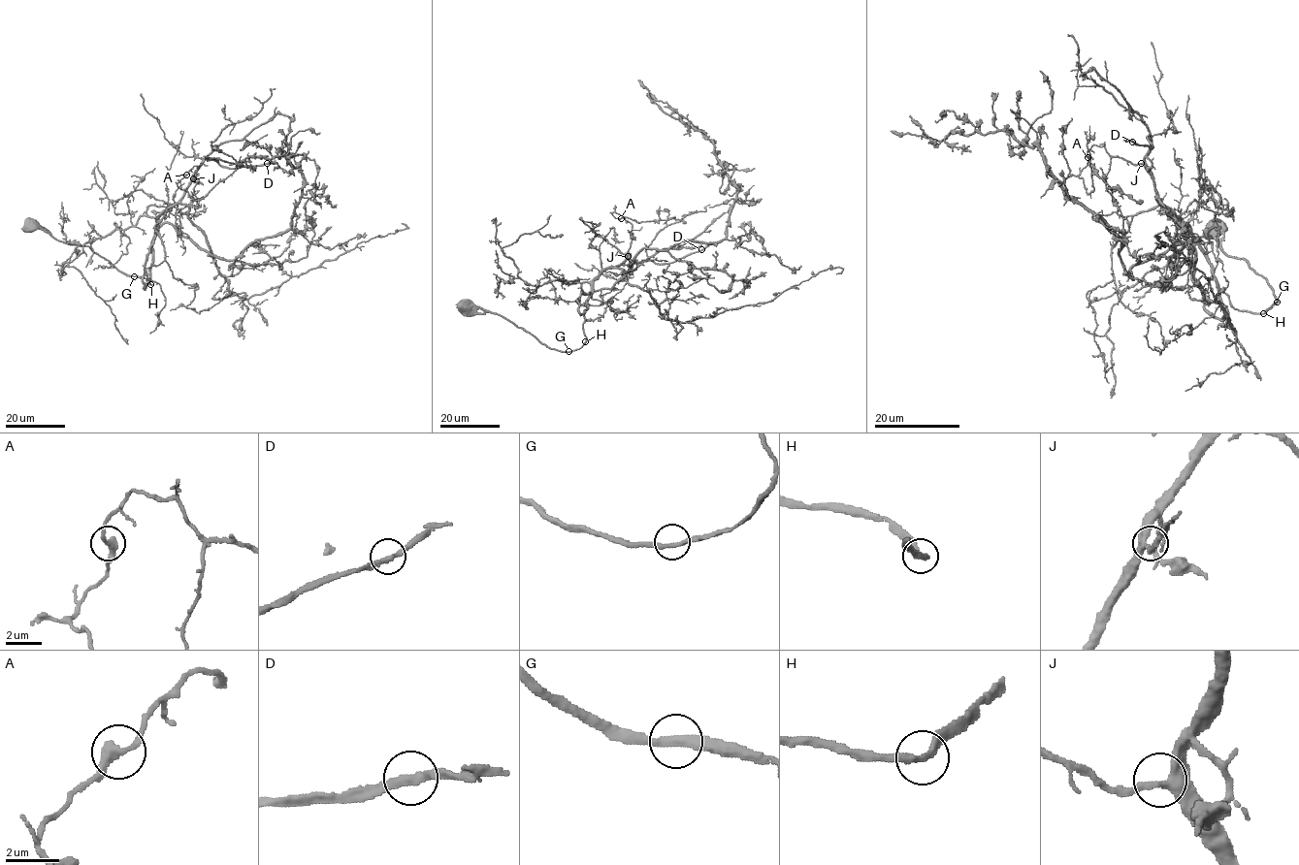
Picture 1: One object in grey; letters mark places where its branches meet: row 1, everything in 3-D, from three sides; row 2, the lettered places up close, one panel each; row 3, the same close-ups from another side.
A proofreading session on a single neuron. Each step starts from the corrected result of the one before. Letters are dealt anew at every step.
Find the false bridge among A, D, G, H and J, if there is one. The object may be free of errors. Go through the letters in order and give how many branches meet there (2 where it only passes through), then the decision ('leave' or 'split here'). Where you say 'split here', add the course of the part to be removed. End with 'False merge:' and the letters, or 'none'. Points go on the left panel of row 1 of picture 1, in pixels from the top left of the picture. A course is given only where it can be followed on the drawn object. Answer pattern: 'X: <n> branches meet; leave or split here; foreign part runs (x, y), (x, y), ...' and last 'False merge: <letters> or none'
A: 2 branches meet; leave
D: 2 branches meet; leave
G: 2 branches meet; leave
H: 2 branches meet; leave
J: 2 branches meet; leave
False merge: none

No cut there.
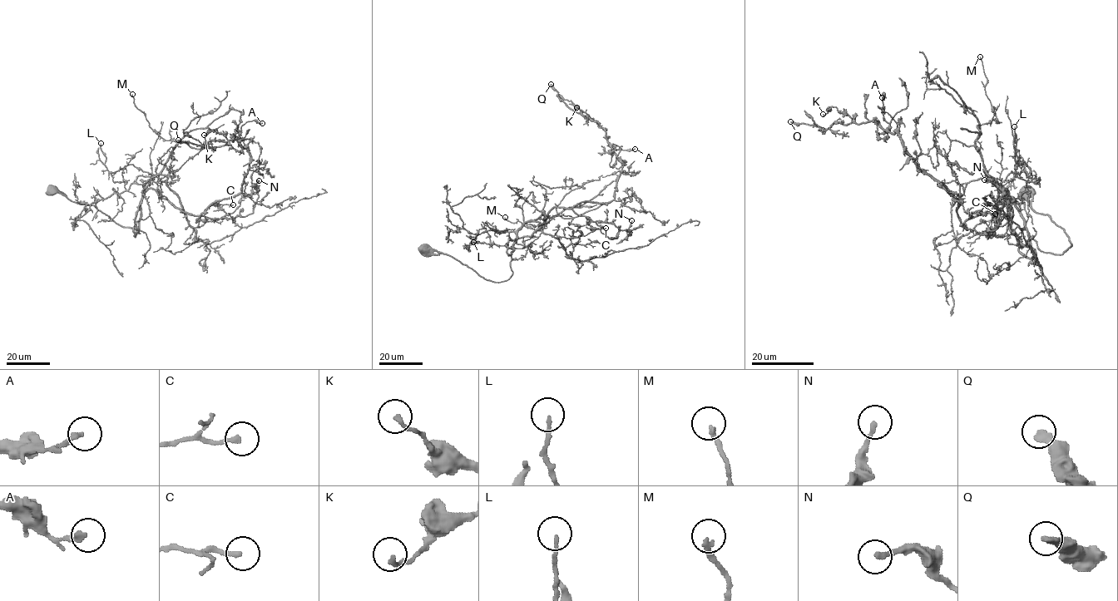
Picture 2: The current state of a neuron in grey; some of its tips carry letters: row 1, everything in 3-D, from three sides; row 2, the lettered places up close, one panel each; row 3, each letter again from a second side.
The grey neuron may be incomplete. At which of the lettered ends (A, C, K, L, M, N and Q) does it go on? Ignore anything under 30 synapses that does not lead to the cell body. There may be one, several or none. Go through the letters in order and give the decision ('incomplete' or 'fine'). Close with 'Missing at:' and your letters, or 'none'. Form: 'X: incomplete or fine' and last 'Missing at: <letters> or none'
A: fine
C: fine
K: fine
L: fine
M: fine
N: fine
Q: fine
Missing at: none

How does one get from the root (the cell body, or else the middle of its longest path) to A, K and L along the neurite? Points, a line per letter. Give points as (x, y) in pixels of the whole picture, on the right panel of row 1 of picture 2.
A: (1026, 194), (1068, 235), (1061, 254), (1037, 248), (1006, 190), (967, 229), (958, 201), (888, 130), (882, 97)
K: (1026, 194), (1068, 235), (1061, 254), (1037, 248), (1006, 190), (967, 229), (897, 133), (823, 114)
L: (1026, 194), (1068, 235), (1061, 254), (1037, 248), (1000, 184), (1024, 169), (1020, 156), (1015, 167), (1014, 126)

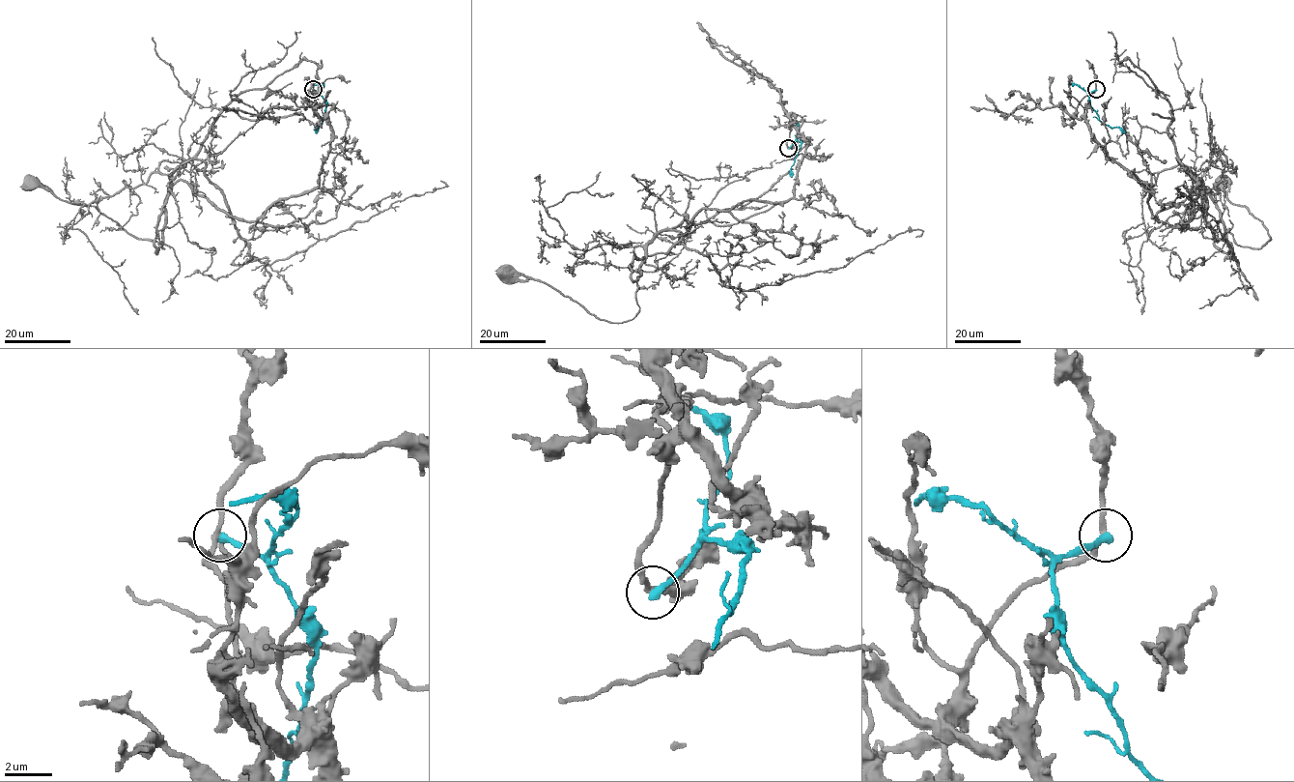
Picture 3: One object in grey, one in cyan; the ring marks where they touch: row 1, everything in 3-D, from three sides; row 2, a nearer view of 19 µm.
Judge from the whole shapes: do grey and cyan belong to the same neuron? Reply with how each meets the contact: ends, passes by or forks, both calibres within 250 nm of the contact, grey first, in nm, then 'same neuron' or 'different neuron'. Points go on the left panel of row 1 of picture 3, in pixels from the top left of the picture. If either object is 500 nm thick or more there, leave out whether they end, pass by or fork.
grey passes by | cyan ends | 180/320 nm | same neuron

